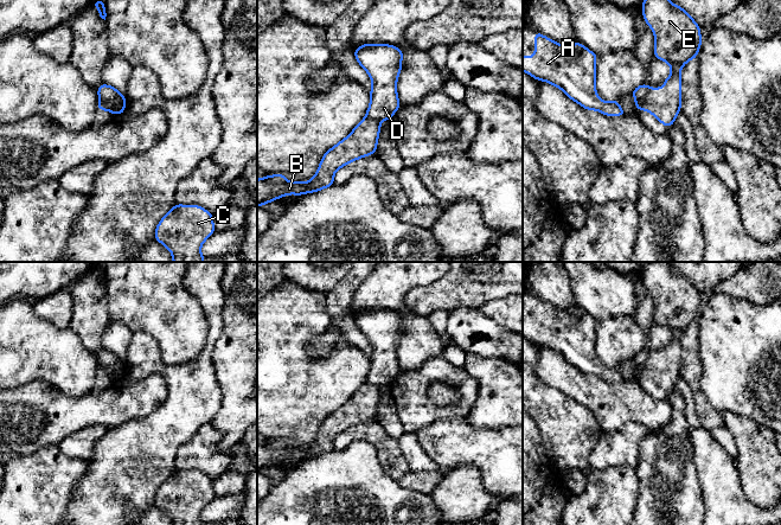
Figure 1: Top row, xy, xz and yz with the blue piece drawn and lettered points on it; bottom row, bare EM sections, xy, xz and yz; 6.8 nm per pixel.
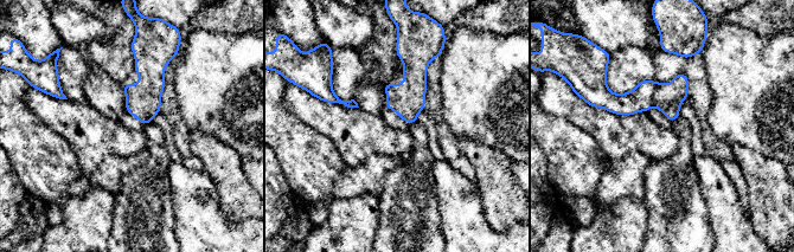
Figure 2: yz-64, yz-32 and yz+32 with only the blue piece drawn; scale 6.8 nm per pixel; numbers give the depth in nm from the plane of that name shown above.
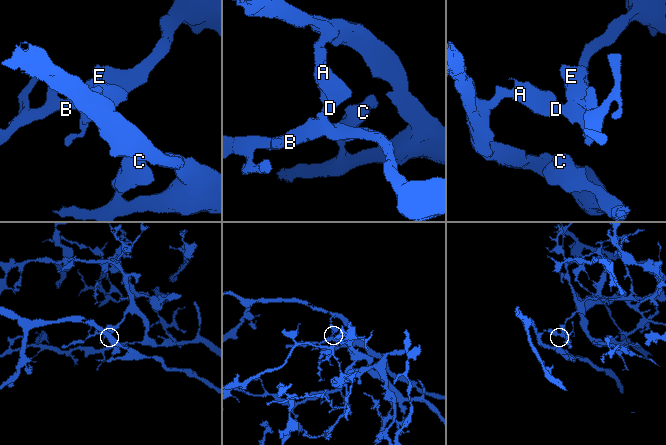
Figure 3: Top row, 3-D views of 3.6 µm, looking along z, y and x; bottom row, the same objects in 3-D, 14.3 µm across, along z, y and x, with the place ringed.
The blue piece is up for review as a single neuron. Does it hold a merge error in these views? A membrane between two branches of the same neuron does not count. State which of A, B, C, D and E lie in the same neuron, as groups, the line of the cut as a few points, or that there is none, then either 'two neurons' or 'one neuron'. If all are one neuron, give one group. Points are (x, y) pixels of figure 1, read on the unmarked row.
A C D / B E | yz (648, 353), (640, 373) | two neurons

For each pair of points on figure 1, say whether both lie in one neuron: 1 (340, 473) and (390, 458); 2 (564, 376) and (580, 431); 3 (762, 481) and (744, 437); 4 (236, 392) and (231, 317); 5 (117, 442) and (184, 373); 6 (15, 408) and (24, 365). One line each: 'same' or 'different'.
1: different
2: different
3: same
4: same
5: same
6: different

